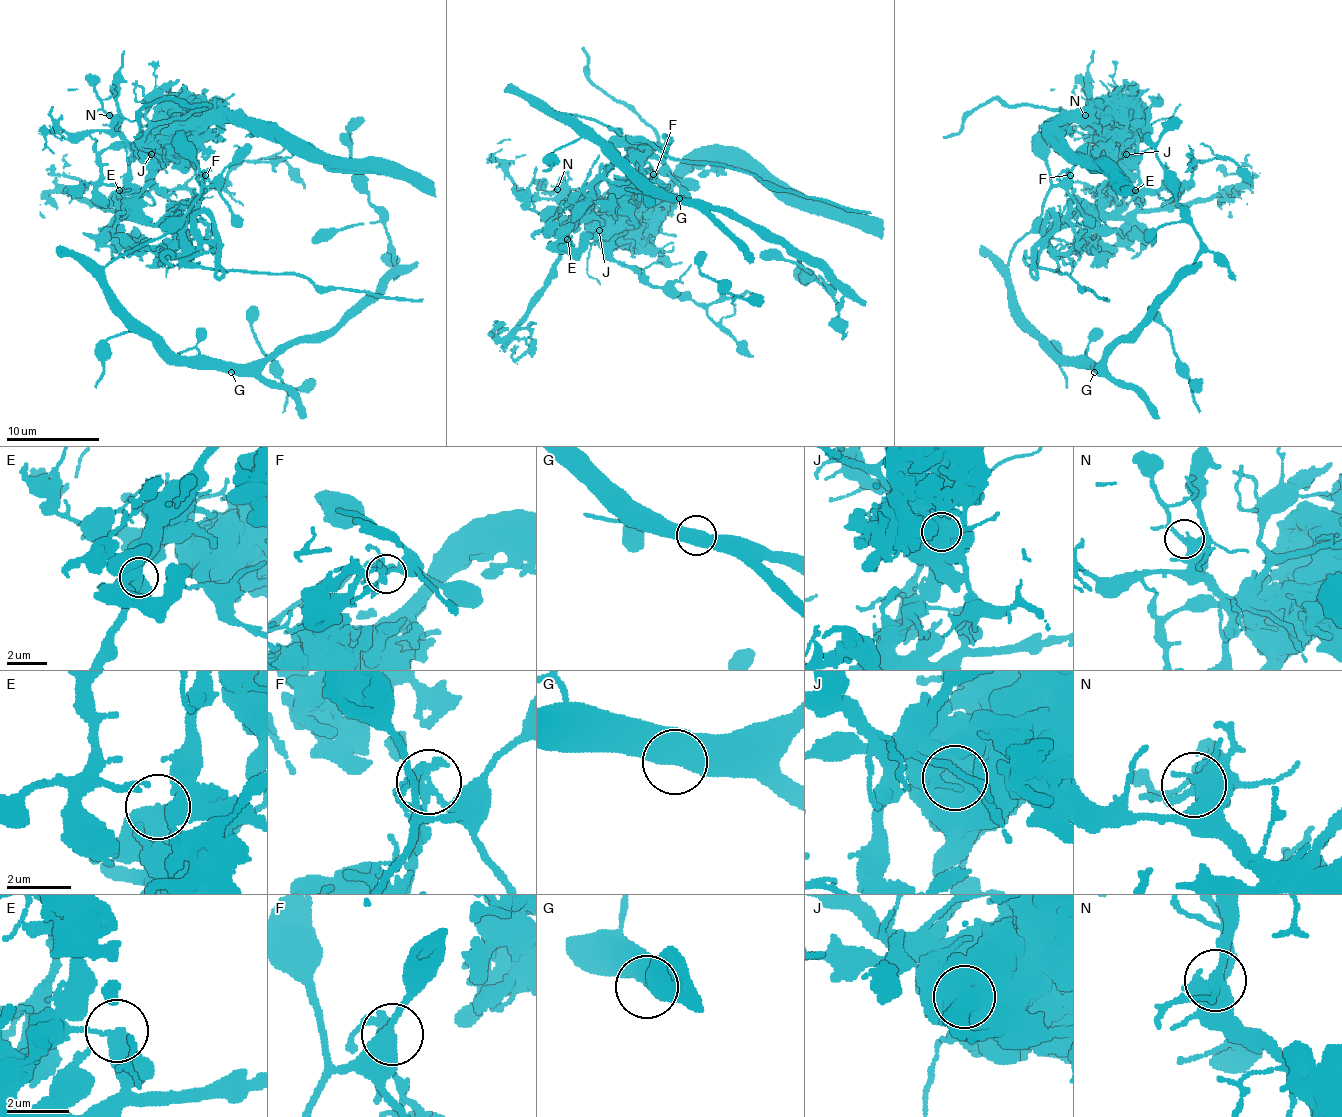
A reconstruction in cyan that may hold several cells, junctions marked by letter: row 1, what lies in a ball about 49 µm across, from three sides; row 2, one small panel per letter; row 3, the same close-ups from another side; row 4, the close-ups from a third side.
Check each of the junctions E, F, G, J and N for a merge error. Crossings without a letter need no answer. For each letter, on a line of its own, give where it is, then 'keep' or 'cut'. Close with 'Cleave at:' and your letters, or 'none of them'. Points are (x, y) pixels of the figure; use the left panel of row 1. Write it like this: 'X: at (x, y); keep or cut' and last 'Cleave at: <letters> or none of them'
E: at (119, 190); cut
F: at (205, 175); cut
G: at (231, 372); keep
J: at (151, 154); cut
N: at (109, 115); keep
Cleave at: E, F, J

